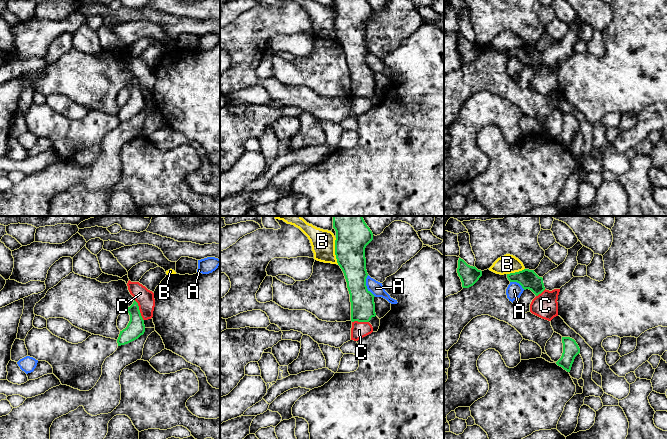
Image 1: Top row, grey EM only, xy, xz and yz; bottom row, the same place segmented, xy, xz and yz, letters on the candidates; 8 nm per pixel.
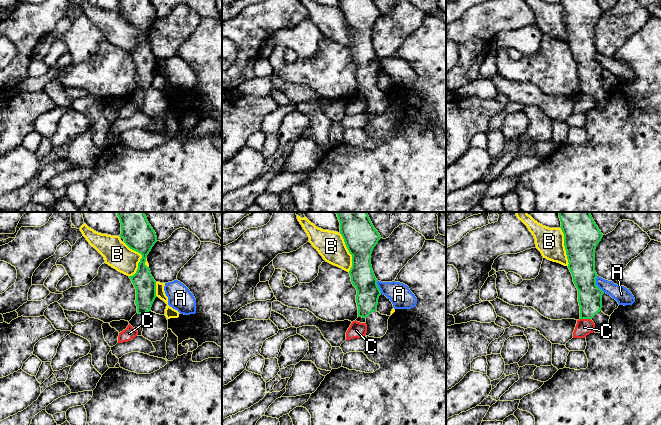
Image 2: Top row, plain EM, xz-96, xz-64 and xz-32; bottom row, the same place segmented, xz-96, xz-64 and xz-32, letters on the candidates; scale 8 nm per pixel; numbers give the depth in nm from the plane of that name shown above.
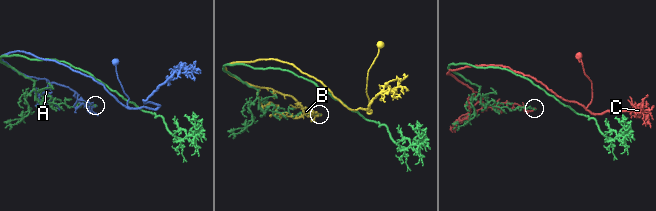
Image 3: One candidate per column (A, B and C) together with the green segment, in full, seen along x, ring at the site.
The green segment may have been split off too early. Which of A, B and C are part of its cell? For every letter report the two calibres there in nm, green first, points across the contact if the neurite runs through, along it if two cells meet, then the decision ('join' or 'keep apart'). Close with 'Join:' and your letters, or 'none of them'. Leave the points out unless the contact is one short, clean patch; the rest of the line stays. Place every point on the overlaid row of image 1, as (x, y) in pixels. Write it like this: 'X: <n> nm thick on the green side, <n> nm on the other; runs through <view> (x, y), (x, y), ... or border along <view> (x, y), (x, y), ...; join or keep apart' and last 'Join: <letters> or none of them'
A: 220 nm thick on the green side, 110 nm on the other; keep apart
B: 280 nm thick on the green side, 190 nm on the other; keep apart
C: 140 nm thick on the green side, 140 nm on the other; keep apart
Join: none of them

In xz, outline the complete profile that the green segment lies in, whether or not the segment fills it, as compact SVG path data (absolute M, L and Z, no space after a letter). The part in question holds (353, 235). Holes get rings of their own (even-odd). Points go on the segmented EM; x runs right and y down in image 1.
M333 216L333 228L336 231L335 255L337 263L342 269L351 302L351 321L369 322L373 332L377 332L380 319L375 313L374 295L367 289L365 248L373 240L373 233L362 216Z

